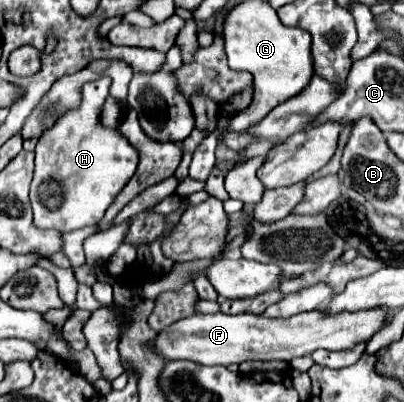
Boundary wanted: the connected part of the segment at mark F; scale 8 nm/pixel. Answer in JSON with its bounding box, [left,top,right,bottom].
[154,307,388,365]

